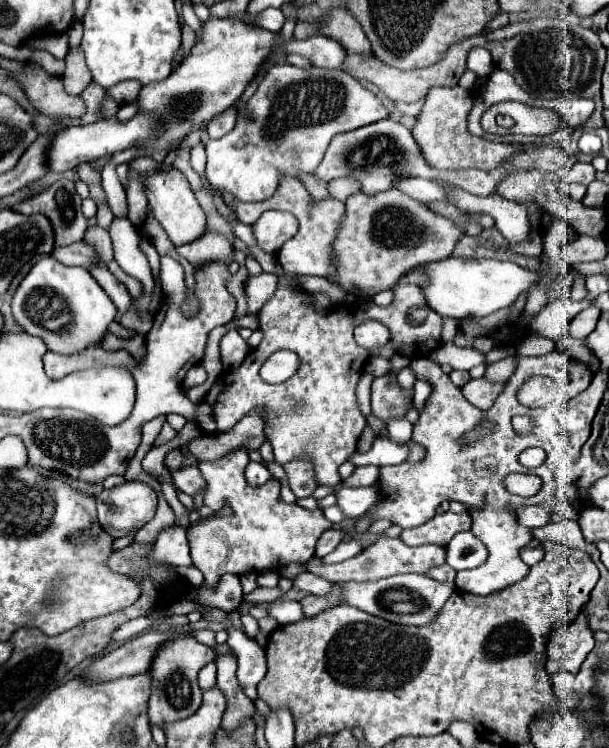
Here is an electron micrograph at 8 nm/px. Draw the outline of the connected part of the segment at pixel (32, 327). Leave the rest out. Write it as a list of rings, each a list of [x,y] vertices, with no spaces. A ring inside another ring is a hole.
[[[48,254],[42,256],[20,282],[12,300],[12,314],[24,332],[44,338],[50,352],[74,354],[104,336],[116,316],[116,306],[86,268],[66,266]]]

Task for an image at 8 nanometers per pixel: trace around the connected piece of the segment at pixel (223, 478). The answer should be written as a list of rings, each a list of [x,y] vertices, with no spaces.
[[[234,448],[220,460],[200,462],[198,468],[208,482],[204,492],[204,504],[216,510],[216,516],[206,518],[198,526],[188,530],[190,556],[194,566],[204,574],[204,586],[216,588],[220,576],[226,572],[262,572],[280,570],[290,562],[308,562],[314,558],[314,546],[324,530],[332,526],[320,510],[306,510],[296,504],[280,500],[280,482],[270,478],[260,488],[250,488],[244,480],[244,468],[248,464],[248,452]]]

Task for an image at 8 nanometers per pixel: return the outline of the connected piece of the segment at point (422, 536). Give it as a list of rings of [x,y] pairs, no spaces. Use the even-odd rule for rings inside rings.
[[[444,512],[444,514],[436,514],[432,520],[424,522],[422,526],[410,528],[410,530],[402,530],[400,538],[404,540],[404,544],[408,546],[420,546],[420,544],[440,544],[440,546],[448,546],[448,540],[452,540],[452,536],[460,530],[468,530],[472,524],[472,518],[468,512],[464,514],[452,514],[452,512]]]

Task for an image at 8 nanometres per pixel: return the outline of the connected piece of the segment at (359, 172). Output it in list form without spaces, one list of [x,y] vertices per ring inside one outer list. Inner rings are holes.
[[[390,118],[362,126],[352,132],[344,132],[332,138],[324,160],[320,166],[312,172],[318,180],[330,182],[334,178],[352,178],[358,180],[362,186],[364,194],[376,194],[388,188],[396,186],[396,180],[400,176],[420,176],[420,178],[430,178],[430,180],[442,180],[452,186],[458,186],[470,194],[476,196],[490,196],[496,192],[496,184],[508,176],[508,172],[518,172],[520,168],[540,168],[544,172],[554,170],[556,166],[556,152],[558,148],[554,146],[538,146],[534,152],[524,152],[524,154],[514,154],[506,158],[498,168],[492,172],[480,172],[476,168],[466,168],[466,170],[436,170],[428,168],[428,162],[424,160],[420,146],[416,146],[416,140],[408,128],[404,128],[400,122],[394,122]]]

